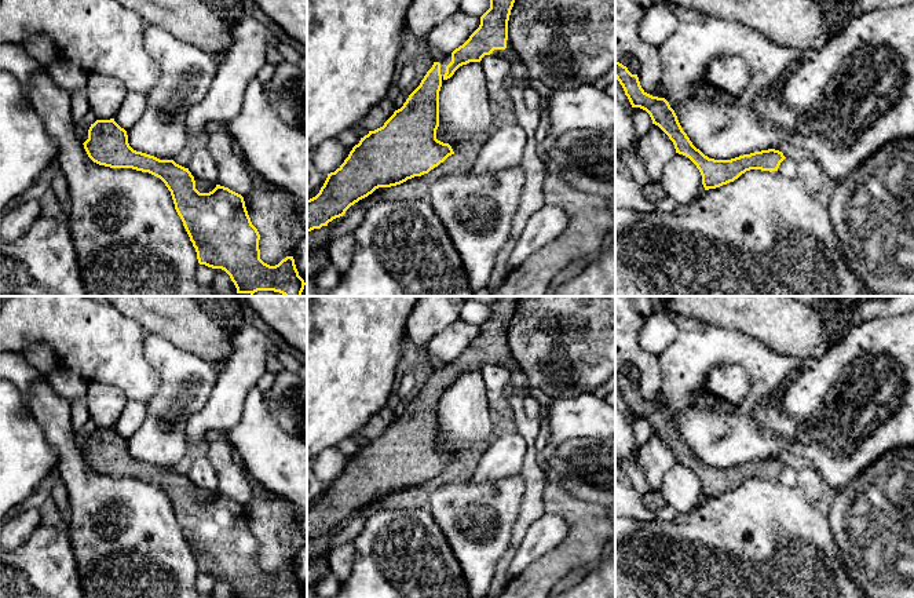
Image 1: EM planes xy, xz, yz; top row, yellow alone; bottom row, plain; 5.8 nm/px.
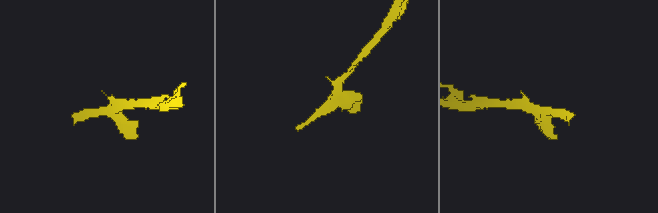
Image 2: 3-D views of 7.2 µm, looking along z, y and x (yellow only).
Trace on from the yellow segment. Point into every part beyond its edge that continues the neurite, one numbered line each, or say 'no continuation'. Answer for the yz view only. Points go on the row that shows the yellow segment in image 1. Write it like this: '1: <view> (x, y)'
no continuation

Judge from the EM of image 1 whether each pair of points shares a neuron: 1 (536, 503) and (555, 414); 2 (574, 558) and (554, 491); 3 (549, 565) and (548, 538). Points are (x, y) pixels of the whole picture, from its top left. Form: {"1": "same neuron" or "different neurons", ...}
{"1": "different neurons", "2": "same neuron", "3": "different neurons"}

